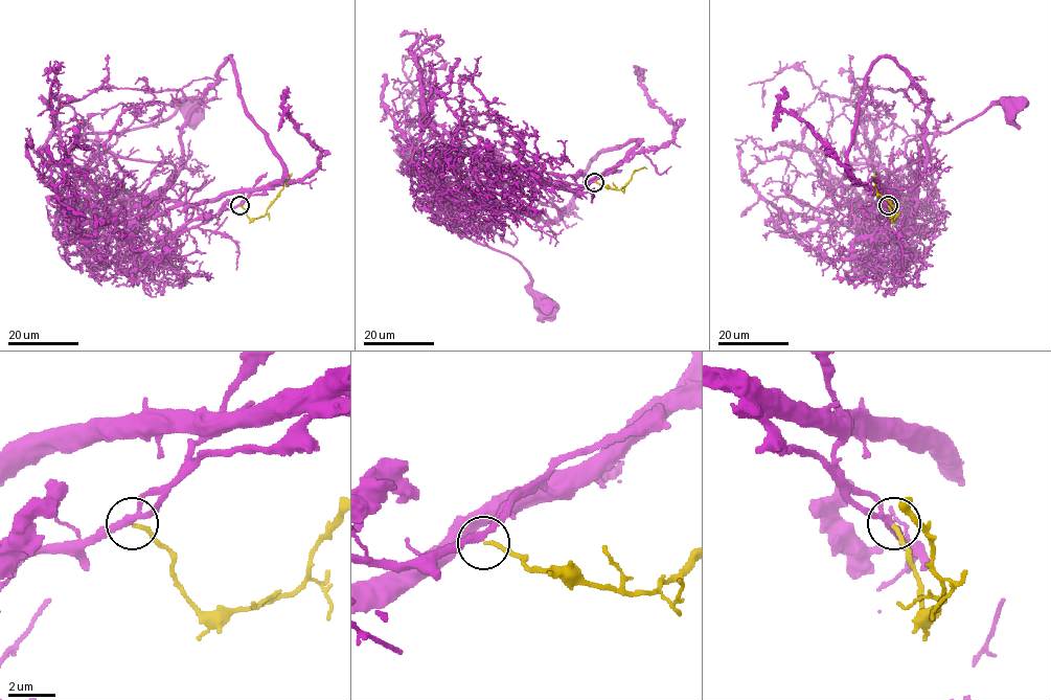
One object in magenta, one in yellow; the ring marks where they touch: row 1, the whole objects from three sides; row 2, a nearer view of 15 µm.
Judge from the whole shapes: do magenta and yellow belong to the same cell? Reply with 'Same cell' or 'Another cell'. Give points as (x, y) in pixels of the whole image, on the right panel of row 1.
Same cell

